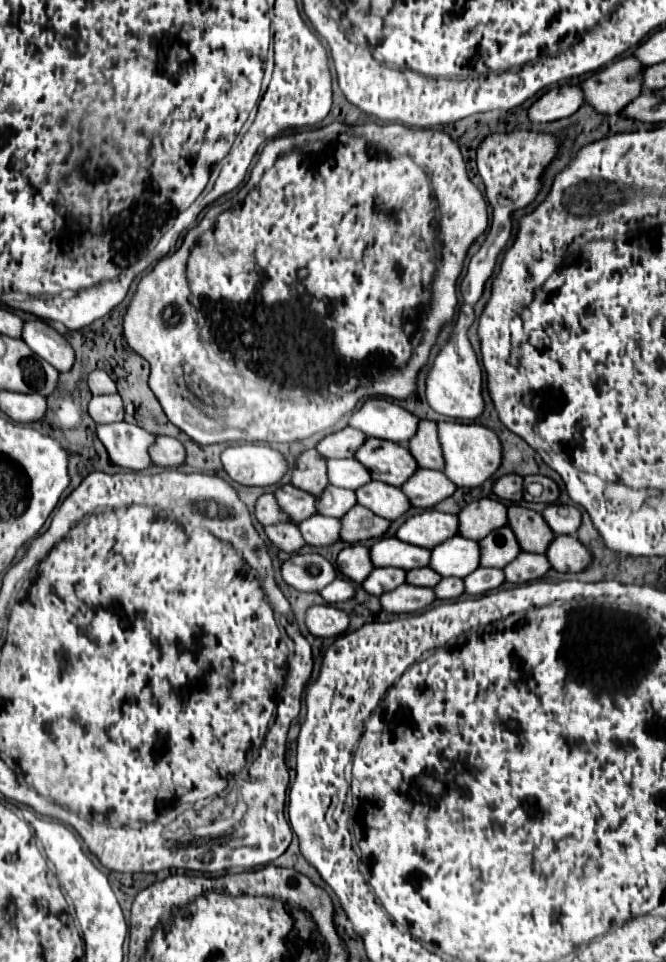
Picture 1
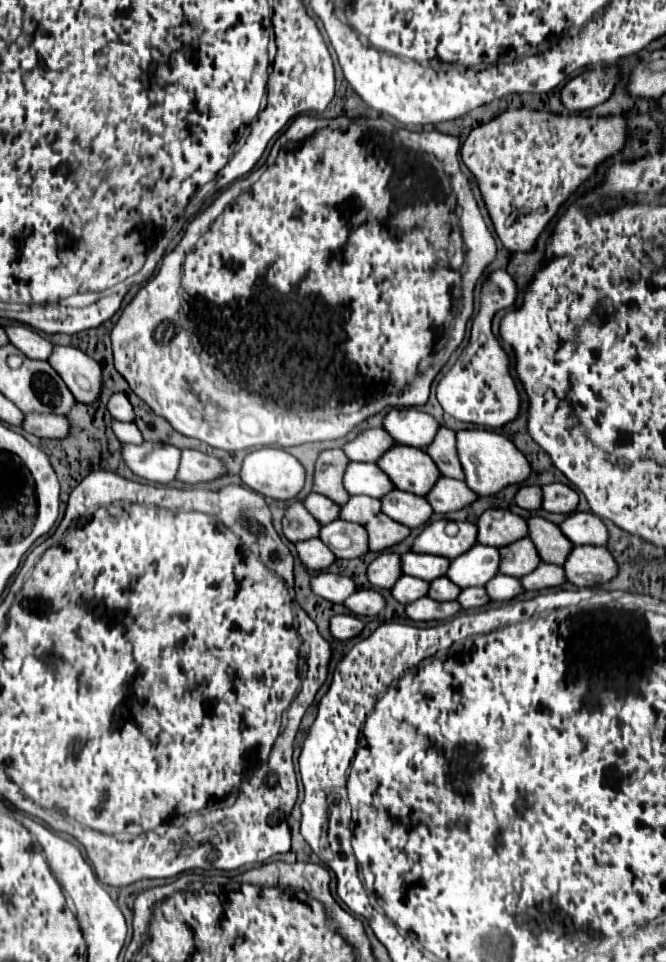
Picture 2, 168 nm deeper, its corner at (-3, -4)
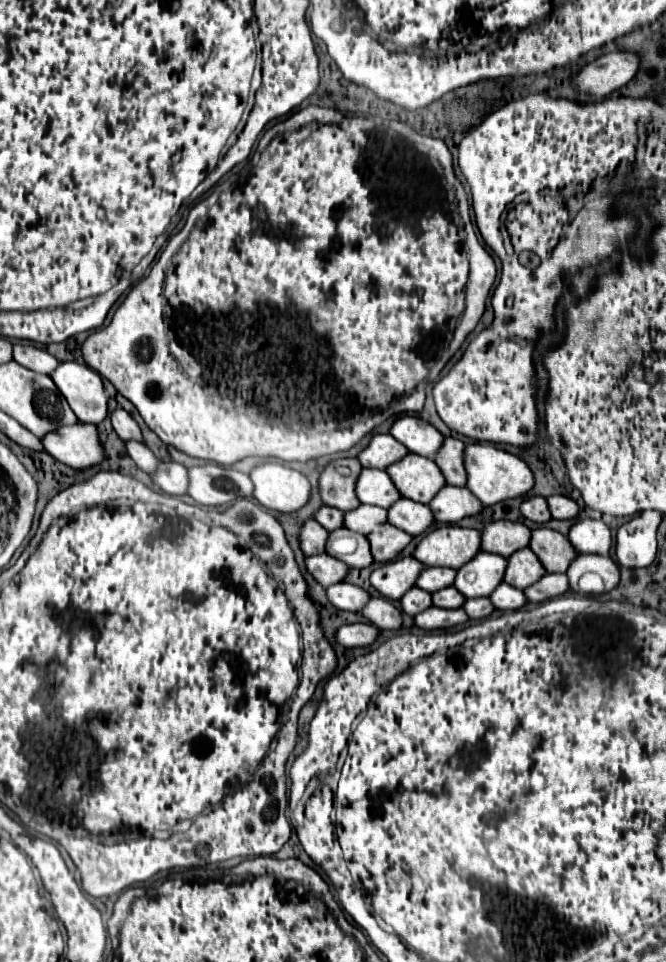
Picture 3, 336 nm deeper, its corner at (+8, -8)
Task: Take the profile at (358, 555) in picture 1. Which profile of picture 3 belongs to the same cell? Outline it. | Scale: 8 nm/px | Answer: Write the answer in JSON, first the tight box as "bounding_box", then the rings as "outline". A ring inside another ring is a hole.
{"bounding_box":[370,557,424,601],"outline":[[[416,557],[394,559],[386,565],[380,565],[372,573],[370,583],[386,599],[398,601],[406,591],[410,591],[416,585],[416,579],[420,577],[422,569],[424,565]]]}

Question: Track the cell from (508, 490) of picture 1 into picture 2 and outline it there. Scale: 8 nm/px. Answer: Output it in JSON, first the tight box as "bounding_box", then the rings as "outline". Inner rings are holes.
{"bounding_box":[515,485,541,511],"outline":[[[523,485],[515,495],[515,503],[529,511],[539,509],[541,507],[541,487],[539,485]]]}

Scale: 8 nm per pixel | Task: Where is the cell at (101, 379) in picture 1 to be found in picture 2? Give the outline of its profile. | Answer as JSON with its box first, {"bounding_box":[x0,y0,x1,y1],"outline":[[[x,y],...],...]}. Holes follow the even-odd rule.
{"bounding_box":[107,393,133,421],"outline":[[[113,393],[107,403],[107,409],[113,417],[117,417],[121,421],[133,421],[133,407],[125,393]]]}

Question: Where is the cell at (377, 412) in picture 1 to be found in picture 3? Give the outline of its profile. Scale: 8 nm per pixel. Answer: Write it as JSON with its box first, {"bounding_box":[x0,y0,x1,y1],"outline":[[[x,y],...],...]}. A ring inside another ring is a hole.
{"bounding_box":[390,415,444,457],"outline":[[[404,415],[396,419],[390,433],[412,453],[422,457],[434,457],[444,441],[444,435],[434,425],[416,415]]]}

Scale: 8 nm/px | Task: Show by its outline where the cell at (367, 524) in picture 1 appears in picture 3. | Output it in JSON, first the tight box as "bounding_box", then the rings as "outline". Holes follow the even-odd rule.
{"bounding_box":[368,523,412,563],"outline":[[[384,523],[378,527],[378,531],[372,531],[368,535],[370,545],[372,545],[372,555],[378,563],[388,563],[398,557],[398,553],[412,541],[412,535],[406,531],[400,531],[398,527]]]}

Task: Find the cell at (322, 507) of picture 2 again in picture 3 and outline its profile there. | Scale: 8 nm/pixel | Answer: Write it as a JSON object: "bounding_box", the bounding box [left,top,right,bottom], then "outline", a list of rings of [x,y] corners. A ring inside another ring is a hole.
{"bounding_box":[314,505,344,531],"outline":[[[328,505],[320,507],[320,509],[316,511],[314,519],[316,519],[322,527],[326,527],[328,531],[336,531],[336,529],[344,527],[344,513],[342,513],[340,509],[336,509],[336,507],[328,507]]]}

